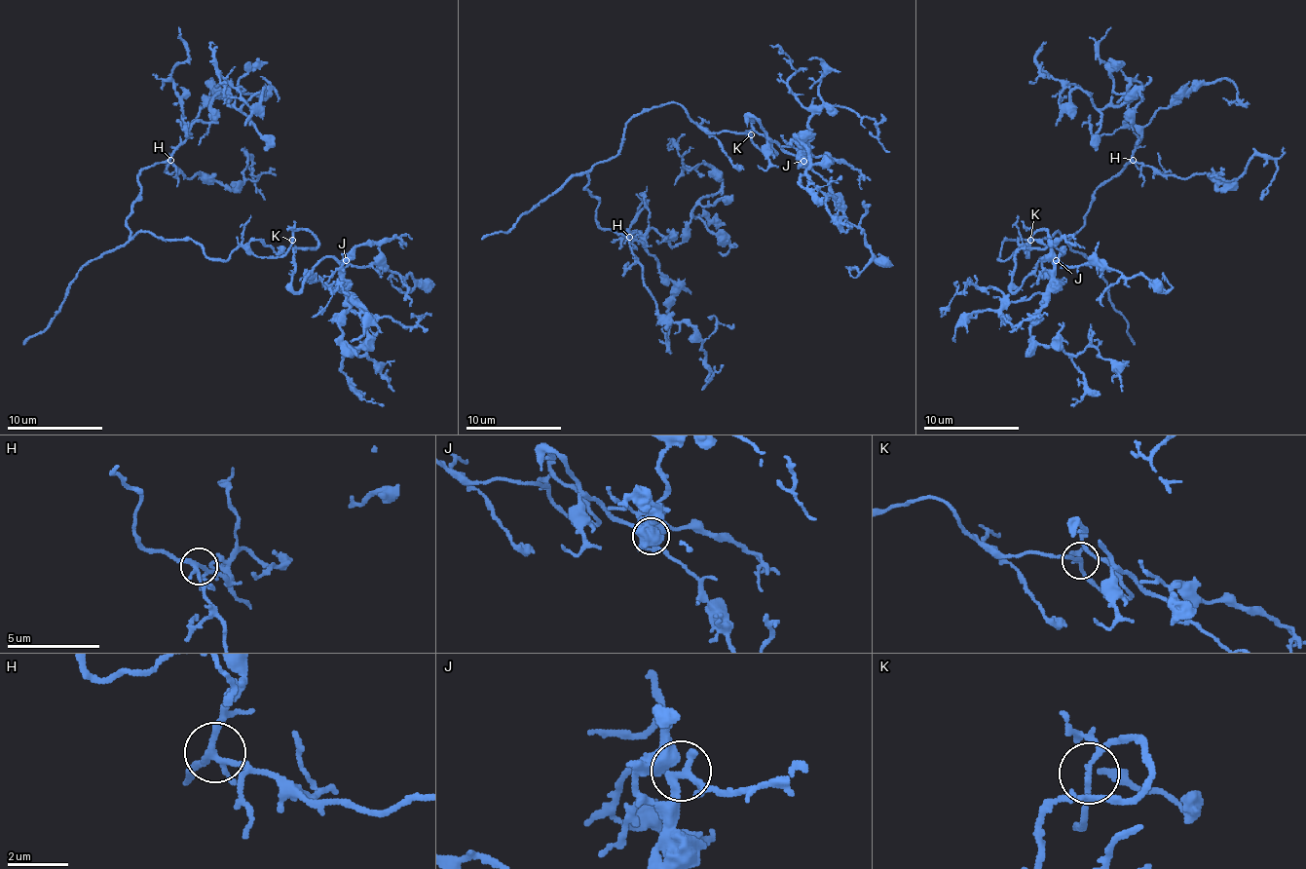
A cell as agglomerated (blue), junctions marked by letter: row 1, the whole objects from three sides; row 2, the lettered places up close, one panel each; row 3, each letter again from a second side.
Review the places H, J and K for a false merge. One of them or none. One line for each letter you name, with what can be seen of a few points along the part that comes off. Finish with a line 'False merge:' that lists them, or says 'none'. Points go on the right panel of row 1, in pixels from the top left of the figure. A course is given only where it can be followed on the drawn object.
False merge: none

